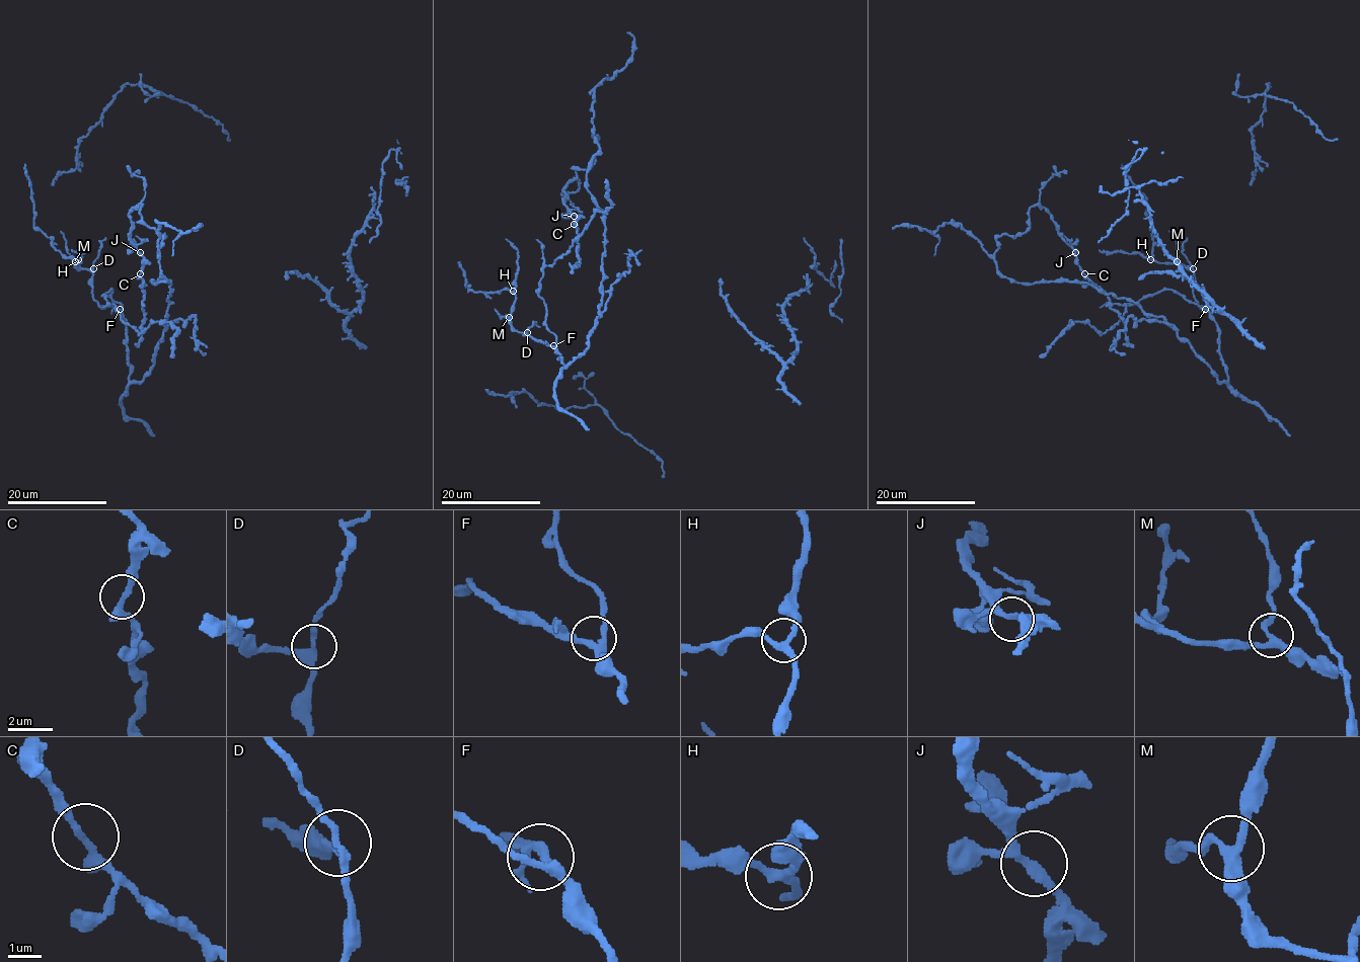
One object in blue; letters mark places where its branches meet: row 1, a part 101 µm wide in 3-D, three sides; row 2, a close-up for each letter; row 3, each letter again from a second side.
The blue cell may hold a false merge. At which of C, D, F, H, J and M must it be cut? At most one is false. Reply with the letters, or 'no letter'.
D

